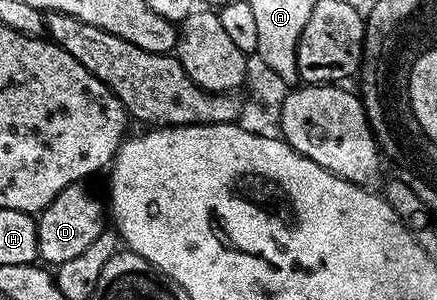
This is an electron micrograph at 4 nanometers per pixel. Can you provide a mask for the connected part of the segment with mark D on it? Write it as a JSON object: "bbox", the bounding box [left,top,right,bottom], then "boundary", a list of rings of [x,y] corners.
{"bbox":[36,182,104,266],"boundary":[[[79,182],[73,184],[72,186],[64,186],[64,190],[60,190],[60,194],[56,194],[56,198],[52,198],[52,202],[46,208],[42,209],[41,212],[37,213],[36,219],[38,222],[38,260],[41,261],[43,265],[46,266],[57,266],[68,262],[71,258],[76,258],[81,254],[87,246],[92,246],[92,242],[102,231],[104,231],[104,224],[102,224],[102,216],[104,220],[104,200],[97,196],[92,189],[89,188],[89,183]]]}

